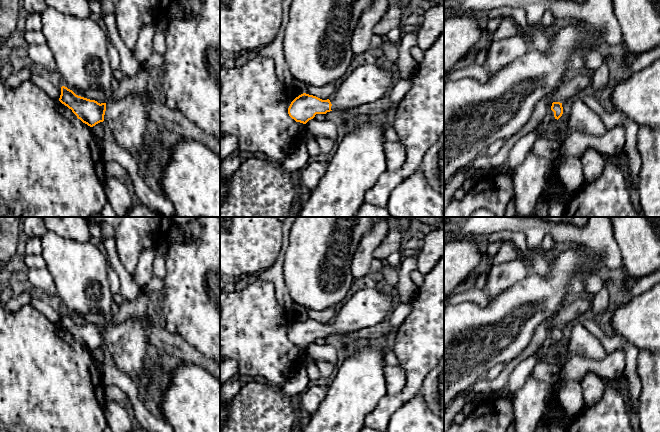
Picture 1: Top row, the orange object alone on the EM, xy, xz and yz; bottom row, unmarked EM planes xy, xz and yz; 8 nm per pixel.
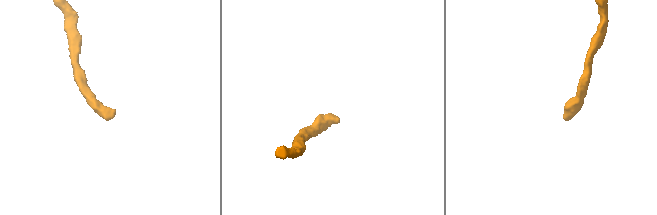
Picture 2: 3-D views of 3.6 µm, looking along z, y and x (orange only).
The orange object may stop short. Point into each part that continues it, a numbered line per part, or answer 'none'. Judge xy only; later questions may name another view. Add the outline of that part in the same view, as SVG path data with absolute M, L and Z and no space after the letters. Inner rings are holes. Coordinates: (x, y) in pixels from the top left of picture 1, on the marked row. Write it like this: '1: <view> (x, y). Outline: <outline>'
1: xy (127, 118). Outline: M151 80L147 93L106 102L103 122L111 129L110 138L133 157L143 144L153 98L161 97L156 91L155 81Z

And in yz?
1: yz (551, 119). Outline: M552 103L550 105L550 109L548 111L547 120L545 122L546 126L549 127L552 123L557 121L557 119L554 117L554 112L551 110Z

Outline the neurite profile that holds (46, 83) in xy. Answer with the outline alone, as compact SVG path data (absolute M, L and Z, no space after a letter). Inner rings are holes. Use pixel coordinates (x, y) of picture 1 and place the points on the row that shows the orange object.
M36 71L30 81L44 91L51 99L59 100L61 87L59 87L52 76L41 71Z

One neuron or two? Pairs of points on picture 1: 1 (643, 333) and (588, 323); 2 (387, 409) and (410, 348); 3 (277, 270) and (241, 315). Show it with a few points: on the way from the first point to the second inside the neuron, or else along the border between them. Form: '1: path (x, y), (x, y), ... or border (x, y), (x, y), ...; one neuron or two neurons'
1: border (612, 333), (621, 336), (632, 345); two neurons
2: path (403, 395), (412, 386), (412, 364); one neuron
3: border (258, 273), (273, 285), (278, 302); two neurons

